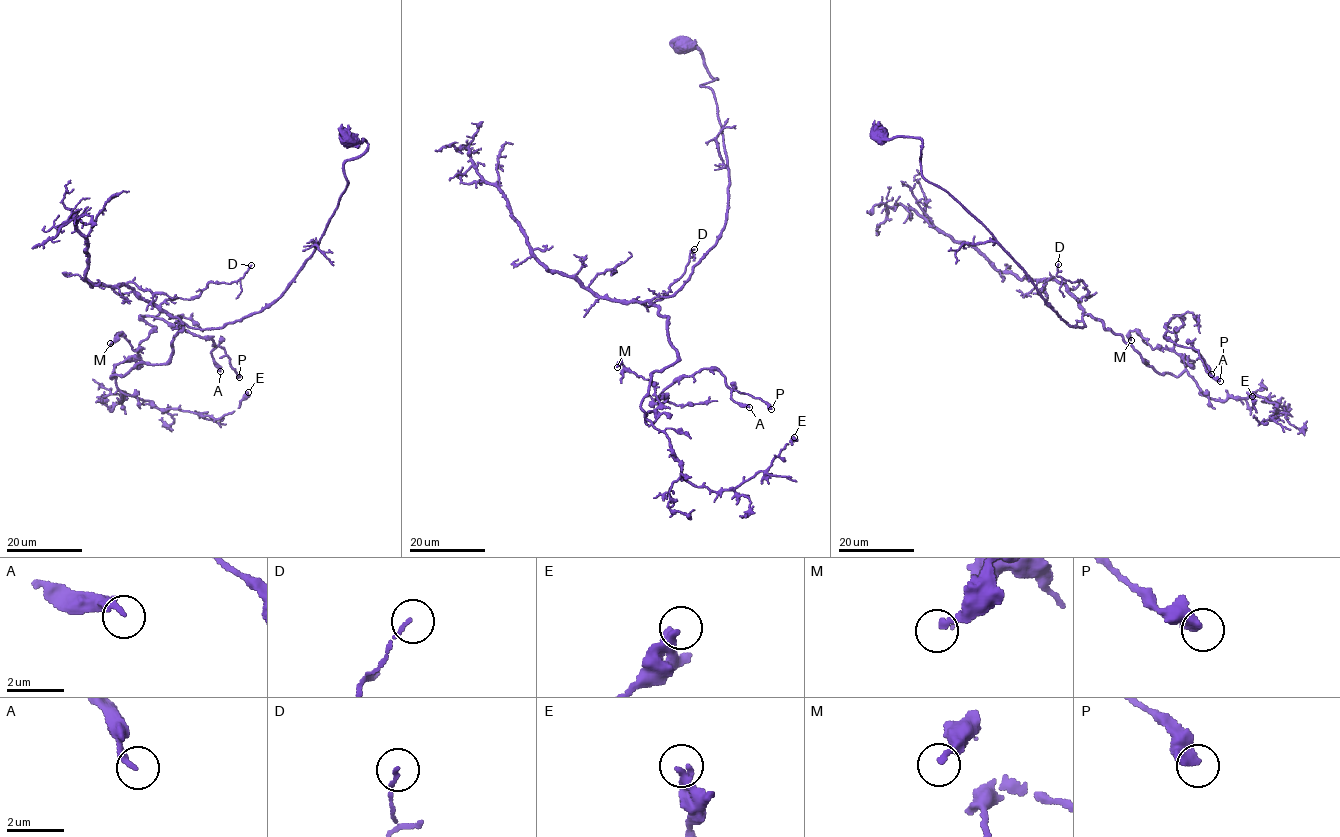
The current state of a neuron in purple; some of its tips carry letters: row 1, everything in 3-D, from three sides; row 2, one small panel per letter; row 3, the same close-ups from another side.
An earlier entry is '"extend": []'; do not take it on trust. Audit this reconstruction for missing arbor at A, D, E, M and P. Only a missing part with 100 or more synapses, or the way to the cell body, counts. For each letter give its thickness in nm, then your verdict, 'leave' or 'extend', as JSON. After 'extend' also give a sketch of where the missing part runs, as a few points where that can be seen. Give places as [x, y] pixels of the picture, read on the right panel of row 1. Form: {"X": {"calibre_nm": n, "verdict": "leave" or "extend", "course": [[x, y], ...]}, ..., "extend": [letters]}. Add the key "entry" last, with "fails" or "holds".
{"A": {"calibre_nm": 220, "verdict": "leave"}, "D": {"calibre_nm": 100, "verdict": "leave"}, "E": {"calibre_nm": 280, "verdict": "leave"}, "M": {"calibre_nm": 200, "verdict": "leave"}, "P": {"calibre_nm": 360, "verdict": "leave"}, "extend": [], "entry": "holds"}

